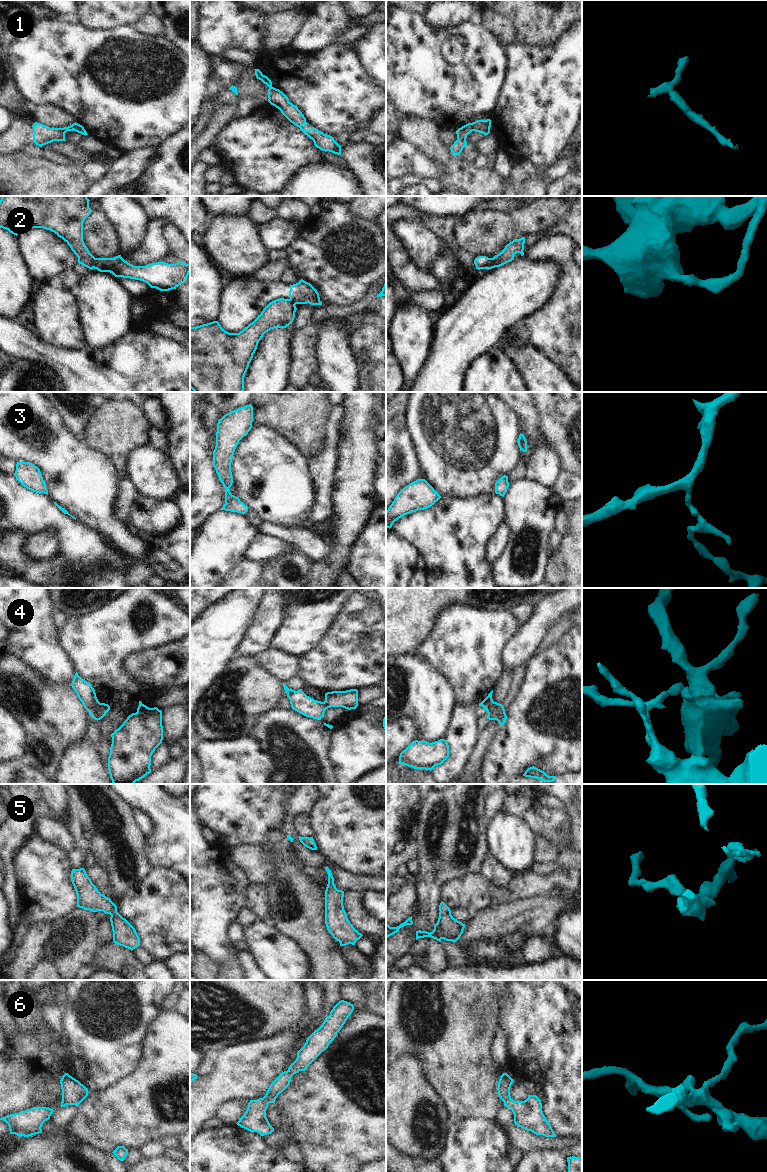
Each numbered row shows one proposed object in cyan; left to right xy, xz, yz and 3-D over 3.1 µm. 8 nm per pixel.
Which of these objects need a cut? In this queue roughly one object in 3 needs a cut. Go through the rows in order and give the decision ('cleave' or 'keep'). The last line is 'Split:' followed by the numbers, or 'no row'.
1: cleave
2: cleave
3: keep
4: cleave
5: keep
6: keep
Split: 1, 2, 4

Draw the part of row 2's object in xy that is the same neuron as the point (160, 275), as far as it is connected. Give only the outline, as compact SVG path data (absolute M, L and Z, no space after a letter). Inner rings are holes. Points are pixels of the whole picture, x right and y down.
M121 255L114 258L95 258L93 268L100 272L110 272L115 277L143 281L160 291L176 289L187 280L190 273L190 264L181 261L175 264L156 262L146 266L134 266Z

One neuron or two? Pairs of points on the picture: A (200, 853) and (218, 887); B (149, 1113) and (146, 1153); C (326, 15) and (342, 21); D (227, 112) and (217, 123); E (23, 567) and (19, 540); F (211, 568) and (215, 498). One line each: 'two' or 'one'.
A: one
B: two
C: one
D: one
E: one
F: two

